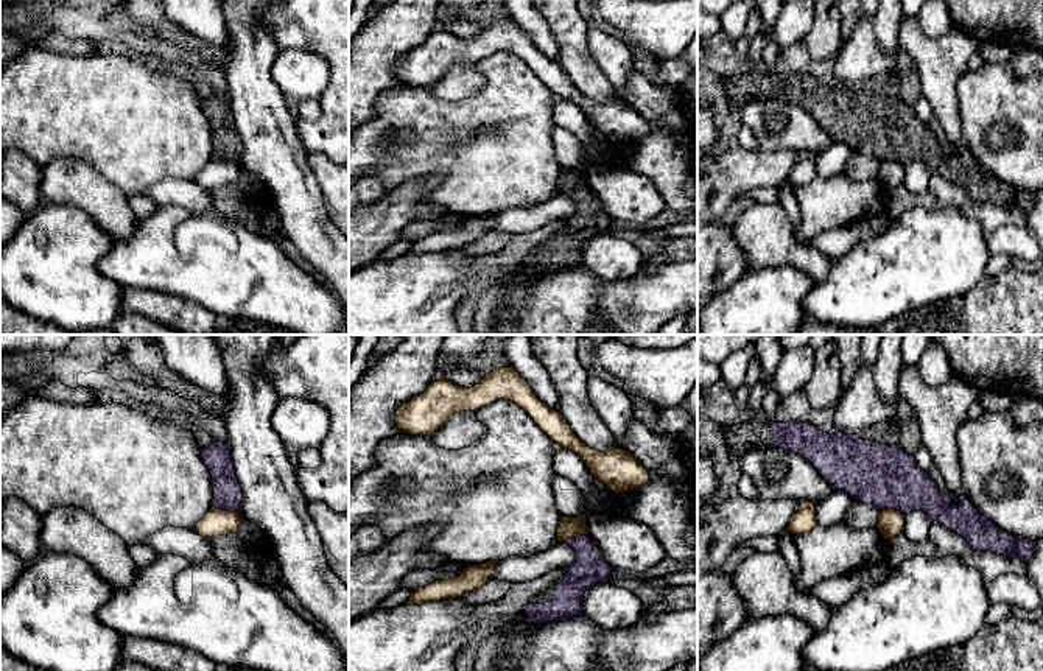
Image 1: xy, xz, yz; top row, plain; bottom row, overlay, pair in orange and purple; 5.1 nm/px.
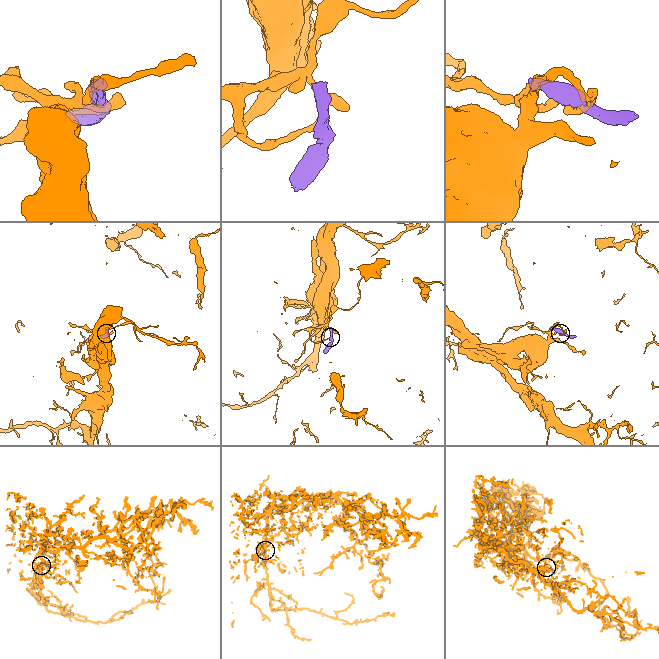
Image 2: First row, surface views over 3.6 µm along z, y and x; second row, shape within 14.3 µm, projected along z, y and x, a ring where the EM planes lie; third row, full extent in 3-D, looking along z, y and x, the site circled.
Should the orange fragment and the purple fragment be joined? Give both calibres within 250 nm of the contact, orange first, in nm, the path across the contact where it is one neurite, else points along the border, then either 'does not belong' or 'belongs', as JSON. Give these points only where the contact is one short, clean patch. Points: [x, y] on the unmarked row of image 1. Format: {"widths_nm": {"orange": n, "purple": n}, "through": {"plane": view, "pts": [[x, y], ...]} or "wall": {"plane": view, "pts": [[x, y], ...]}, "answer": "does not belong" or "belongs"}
{"widths_nm": {"orange": 140, "purple": 150}, "wall": {"plane": "xy", "pts": [[212, 158], [221, 162], [238, 164]]}, "answer": "does not belong"}

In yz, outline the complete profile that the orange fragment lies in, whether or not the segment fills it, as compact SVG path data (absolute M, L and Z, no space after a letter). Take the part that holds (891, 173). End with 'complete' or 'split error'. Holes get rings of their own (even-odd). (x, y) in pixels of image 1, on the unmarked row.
M883 160L878 167L878 176L884 191L903 185L904 167L897 160Z; complete

